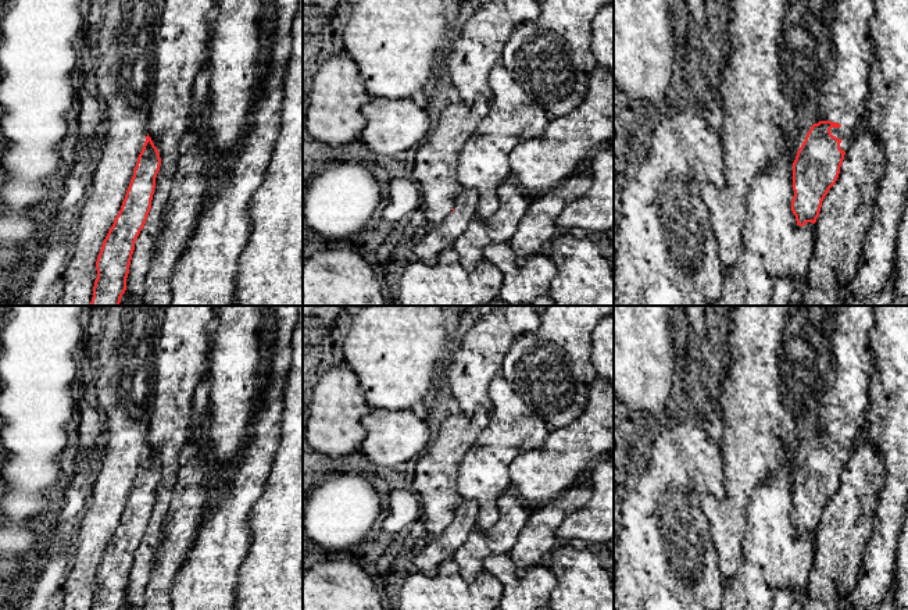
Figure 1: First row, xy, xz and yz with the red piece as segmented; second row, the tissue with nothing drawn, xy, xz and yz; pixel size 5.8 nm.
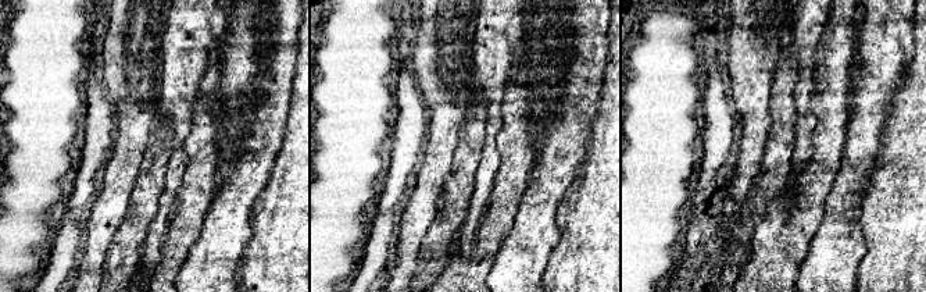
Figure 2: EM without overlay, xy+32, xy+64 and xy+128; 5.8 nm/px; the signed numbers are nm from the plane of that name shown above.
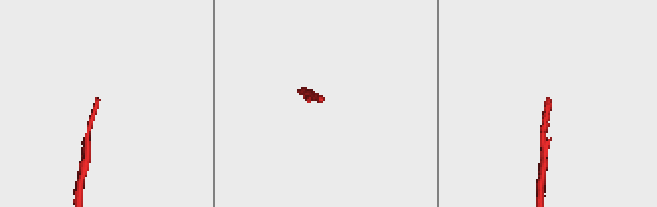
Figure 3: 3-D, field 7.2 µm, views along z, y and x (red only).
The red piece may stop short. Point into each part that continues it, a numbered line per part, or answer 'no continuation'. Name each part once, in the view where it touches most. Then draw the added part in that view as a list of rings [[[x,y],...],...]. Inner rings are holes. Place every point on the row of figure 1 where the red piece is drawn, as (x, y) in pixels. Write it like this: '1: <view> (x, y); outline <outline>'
1: yz (844, 92); outline [[[839,0],[832,24],[830,54],[821,90],[821,121],[841,125],[830,132],[841,140],[844,151],[868,113],[869,75],[875,61],[869,42],[873,11],[875,0]]]

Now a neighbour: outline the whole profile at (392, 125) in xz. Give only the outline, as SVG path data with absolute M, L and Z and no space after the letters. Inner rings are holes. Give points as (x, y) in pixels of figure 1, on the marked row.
M373 97L362 107L365 126L360 142L378 156L397 153L421 145L432 131L432 110L421 108L410 99Z

